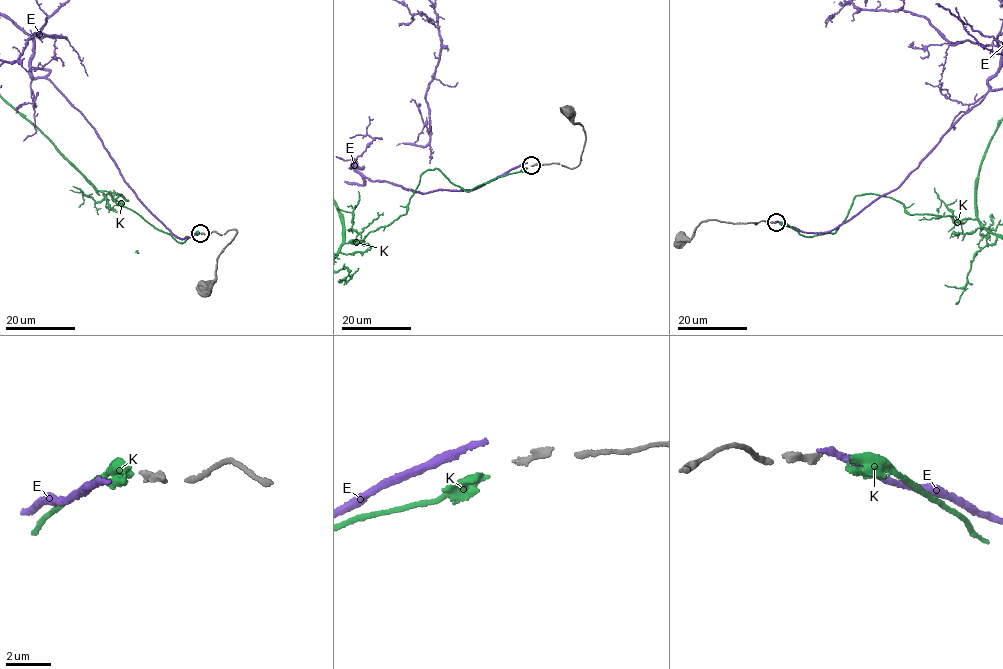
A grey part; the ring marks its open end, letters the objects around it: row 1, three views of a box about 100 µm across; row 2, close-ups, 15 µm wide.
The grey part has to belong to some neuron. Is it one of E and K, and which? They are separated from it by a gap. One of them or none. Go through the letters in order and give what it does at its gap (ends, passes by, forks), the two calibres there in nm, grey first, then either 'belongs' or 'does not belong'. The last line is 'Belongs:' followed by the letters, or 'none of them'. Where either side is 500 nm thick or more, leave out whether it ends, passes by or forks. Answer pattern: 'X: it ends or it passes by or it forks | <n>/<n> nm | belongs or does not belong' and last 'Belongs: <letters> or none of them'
E: it ends | 260/220 nm | does not belong
K: it ends | 260/400 nm | belongs
Belongs: K

